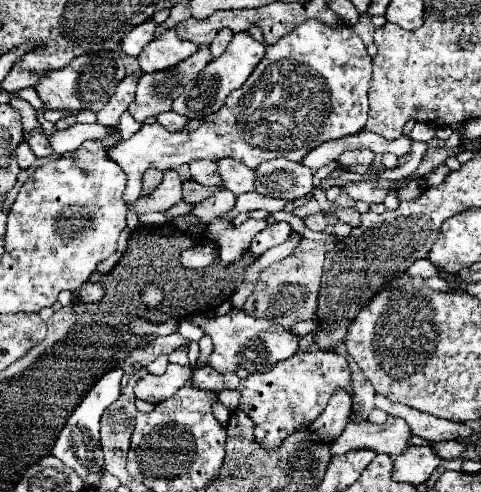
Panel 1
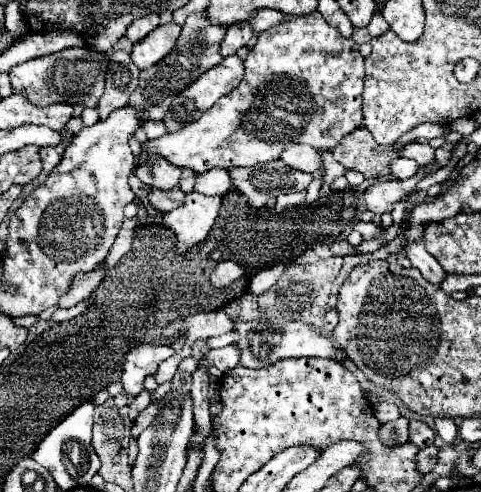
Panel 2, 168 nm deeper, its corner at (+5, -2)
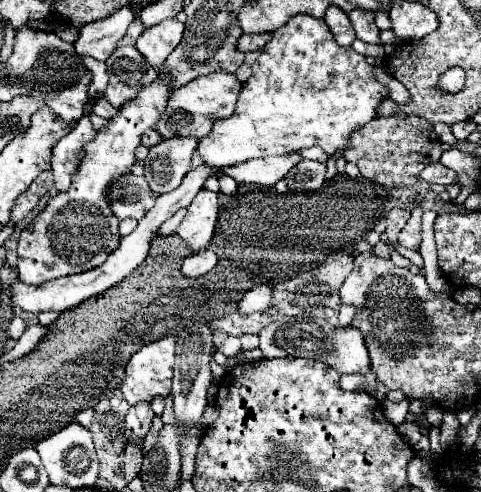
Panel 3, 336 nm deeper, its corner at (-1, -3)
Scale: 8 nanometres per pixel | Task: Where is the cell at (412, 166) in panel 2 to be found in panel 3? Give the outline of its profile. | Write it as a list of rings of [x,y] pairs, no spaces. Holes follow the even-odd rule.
[[[430,163],[422,169],[420,173],[420,179],[426,181],[426,183],[438,183],[438,185],[448,185],[448,183],[454,183],[458,181],[456,179],[456,173],[448,167],[444,167],[442,163]]]

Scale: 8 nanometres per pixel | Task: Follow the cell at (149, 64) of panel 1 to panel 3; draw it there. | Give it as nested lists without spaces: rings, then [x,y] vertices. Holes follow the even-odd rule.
[[[168,19],[164,23],[158,23],[156,27],[146,29],[138,41],[136,41],[136,49],[142,53],[142,57],[152,65],[152,67],[160,67],[160,63],[174,51],[174,47],[180,43],[182,39],[182,31],[184,25],[178,23],[176,19]]]

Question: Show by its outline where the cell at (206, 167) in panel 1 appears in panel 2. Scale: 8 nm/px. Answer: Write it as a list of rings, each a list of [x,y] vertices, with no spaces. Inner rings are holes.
[[[212,168],[206,174],[196,174],[196,192],[208,194],[208,196],[224,196],[230,190],[230,176],[222,168]]]

